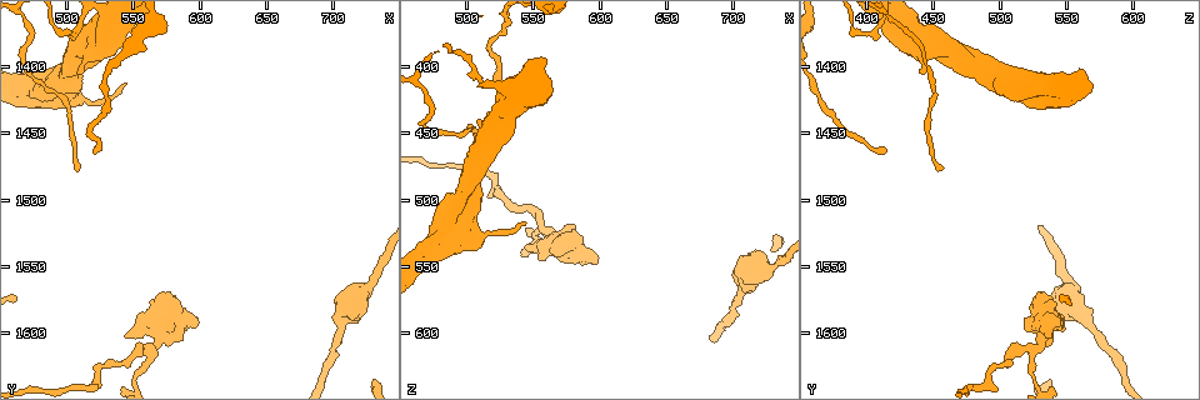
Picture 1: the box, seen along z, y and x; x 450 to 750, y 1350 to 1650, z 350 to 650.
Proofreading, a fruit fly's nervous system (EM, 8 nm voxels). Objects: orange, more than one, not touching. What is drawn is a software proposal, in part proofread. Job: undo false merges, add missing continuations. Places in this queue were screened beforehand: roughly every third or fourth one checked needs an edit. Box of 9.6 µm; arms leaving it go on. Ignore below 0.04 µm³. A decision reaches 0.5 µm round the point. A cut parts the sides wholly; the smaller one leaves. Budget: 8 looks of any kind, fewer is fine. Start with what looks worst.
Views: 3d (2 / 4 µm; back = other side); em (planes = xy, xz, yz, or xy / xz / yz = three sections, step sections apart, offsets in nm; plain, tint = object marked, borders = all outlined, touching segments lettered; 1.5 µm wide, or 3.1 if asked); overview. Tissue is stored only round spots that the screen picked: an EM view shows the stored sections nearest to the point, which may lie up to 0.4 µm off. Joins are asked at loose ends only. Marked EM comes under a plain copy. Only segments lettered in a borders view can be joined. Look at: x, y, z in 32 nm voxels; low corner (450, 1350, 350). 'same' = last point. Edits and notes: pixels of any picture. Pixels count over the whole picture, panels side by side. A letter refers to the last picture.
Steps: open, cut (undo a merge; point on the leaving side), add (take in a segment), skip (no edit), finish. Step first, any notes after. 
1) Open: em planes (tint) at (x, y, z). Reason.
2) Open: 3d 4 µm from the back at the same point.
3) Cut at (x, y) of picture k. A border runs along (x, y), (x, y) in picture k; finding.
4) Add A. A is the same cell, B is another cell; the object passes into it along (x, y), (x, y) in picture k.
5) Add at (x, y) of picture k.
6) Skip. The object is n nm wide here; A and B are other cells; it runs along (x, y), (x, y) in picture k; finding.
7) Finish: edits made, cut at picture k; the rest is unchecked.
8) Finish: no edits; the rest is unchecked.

Open: 3d 2 µm at (546, 1412, 516). Branch stops here.

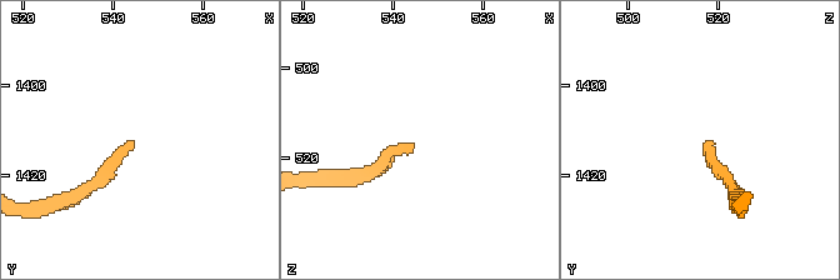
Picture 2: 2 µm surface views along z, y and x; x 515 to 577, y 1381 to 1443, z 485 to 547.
Open: em xz step 8 (borders) at (545, 1412, 517).

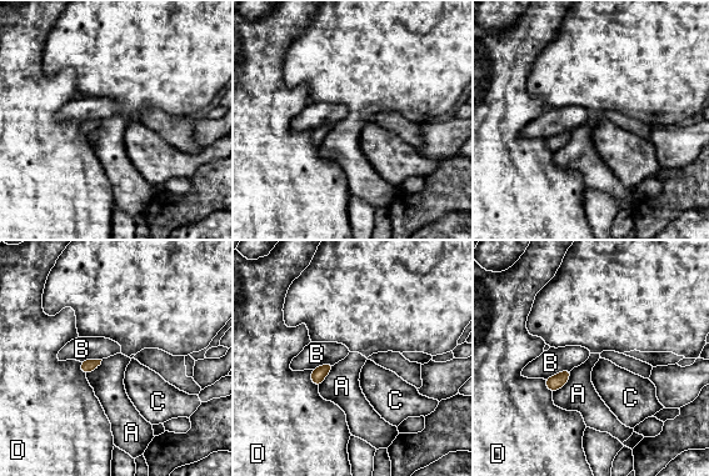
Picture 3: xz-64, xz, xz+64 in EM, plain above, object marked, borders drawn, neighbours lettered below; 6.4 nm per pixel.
Skip. The longest contact is with A, 200 nm; A, B, C and D are other cells; none of them fits.

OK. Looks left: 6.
Open: 3d 4 µm from the back at (496, 1376, 390). Sharp bend.

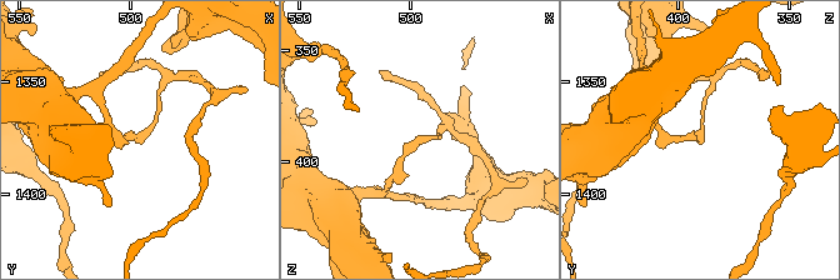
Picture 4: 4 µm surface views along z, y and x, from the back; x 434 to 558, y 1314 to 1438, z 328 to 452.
Open: em planes (borders) at (496, 1375, 391). Need the tissue.

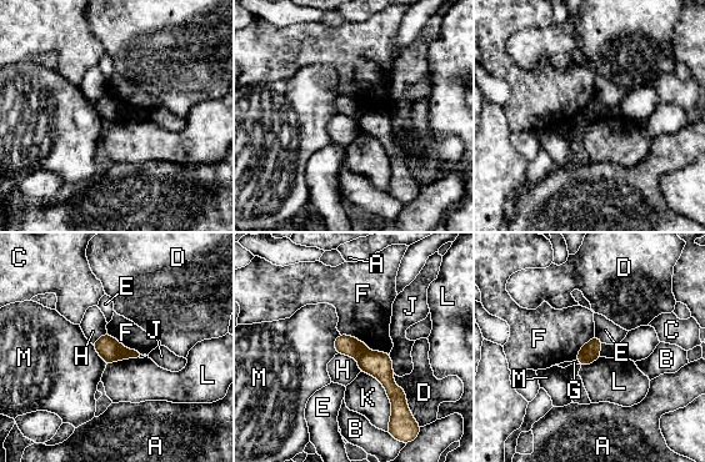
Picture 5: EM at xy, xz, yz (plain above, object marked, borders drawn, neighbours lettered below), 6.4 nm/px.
Cut at (346, 345) of picture 5. The object is 120 nm wide here; A, B, C, D, E, F, G, H, J, K, L and M are other cells; two cells meet here.

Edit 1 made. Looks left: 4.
Open: 3d 4 µm at (598, 1592, 542). An open end.

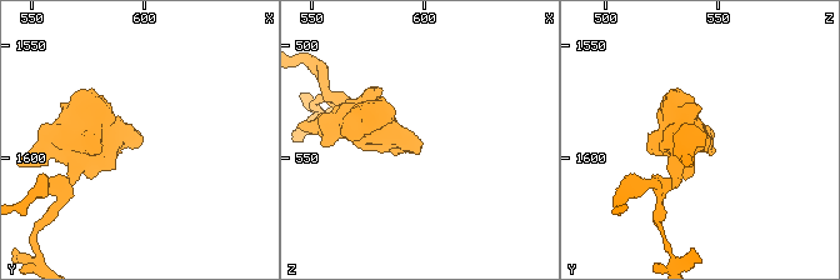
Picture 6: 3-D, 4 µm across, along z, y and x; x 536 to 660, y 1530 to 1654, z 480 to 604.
Open: em xy step 8 (borders) at (599, 1592, 543).

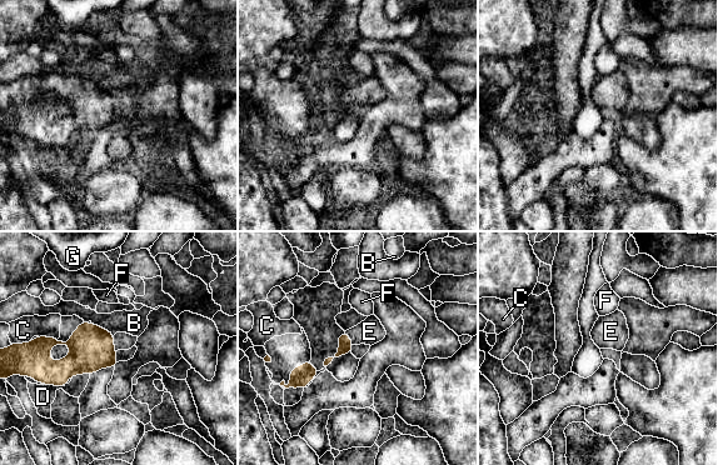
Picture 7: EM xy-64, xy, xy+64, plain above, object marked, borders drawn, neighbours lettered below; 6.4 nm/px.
Add C, E. The object is 220 nm wide here; C and E are the same cell, B, D, F and G are other cells; the cell continues.

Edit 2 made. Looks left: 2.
Finish: edits made, cut at picture 5, add at picture 7; the rest is unchecked.

